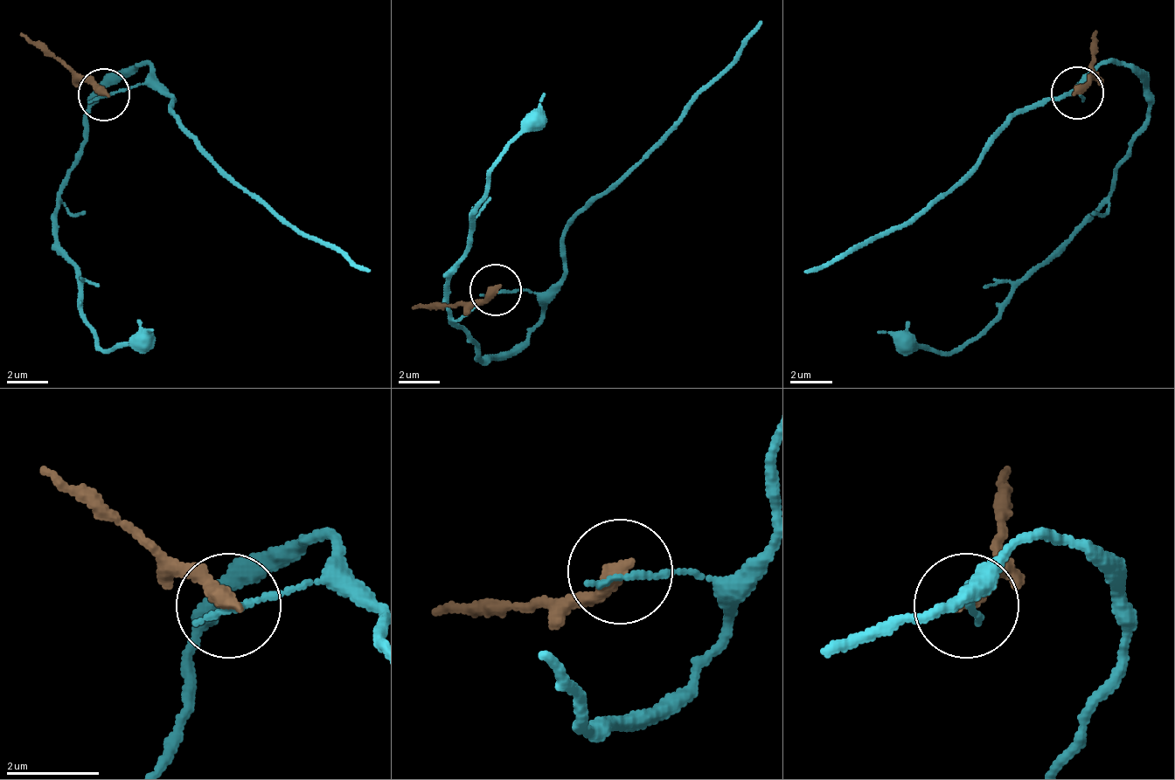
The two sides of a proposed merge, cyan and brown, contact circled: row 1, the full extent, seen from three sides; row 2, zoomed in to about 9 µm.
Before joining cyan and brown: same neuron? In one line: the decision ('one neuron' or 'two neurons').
two neurons

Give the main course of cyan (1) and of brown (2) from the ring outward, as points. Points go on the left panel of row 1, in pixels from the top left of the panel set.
1: (105, 95), (141, 86), (151, 70), (100, 95), (58, 204), (58, 251), (105, 349), (151, 328)
2: (105, 95), (22, 33)

